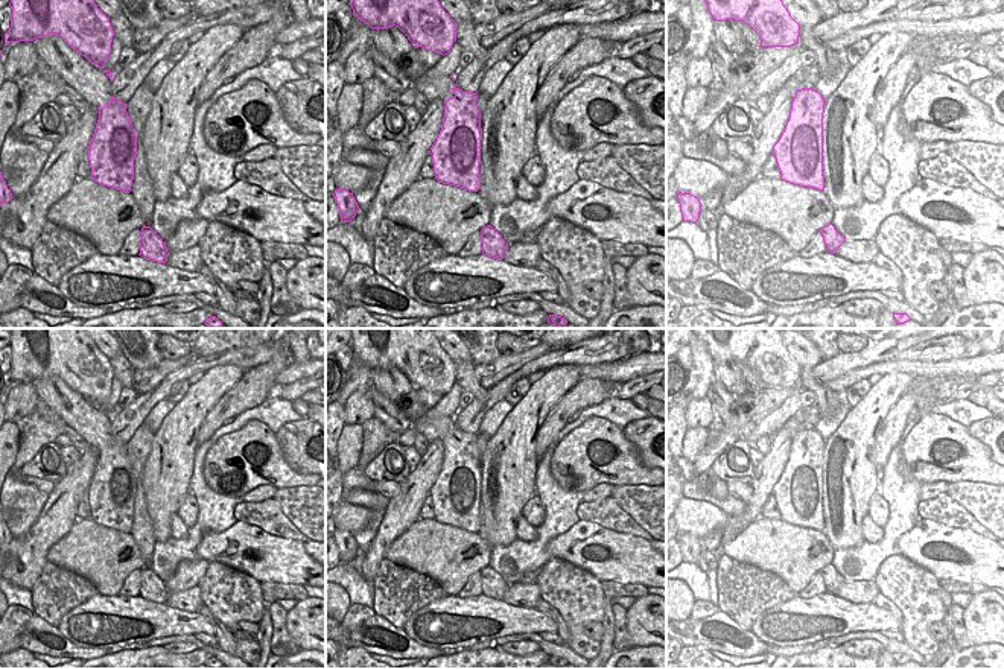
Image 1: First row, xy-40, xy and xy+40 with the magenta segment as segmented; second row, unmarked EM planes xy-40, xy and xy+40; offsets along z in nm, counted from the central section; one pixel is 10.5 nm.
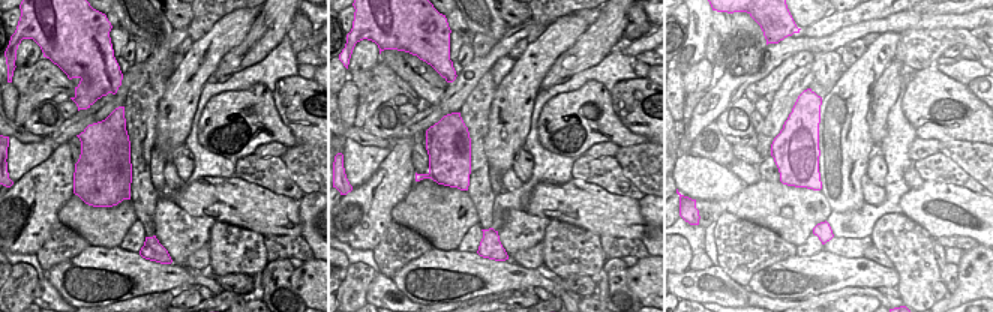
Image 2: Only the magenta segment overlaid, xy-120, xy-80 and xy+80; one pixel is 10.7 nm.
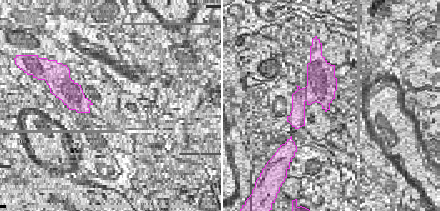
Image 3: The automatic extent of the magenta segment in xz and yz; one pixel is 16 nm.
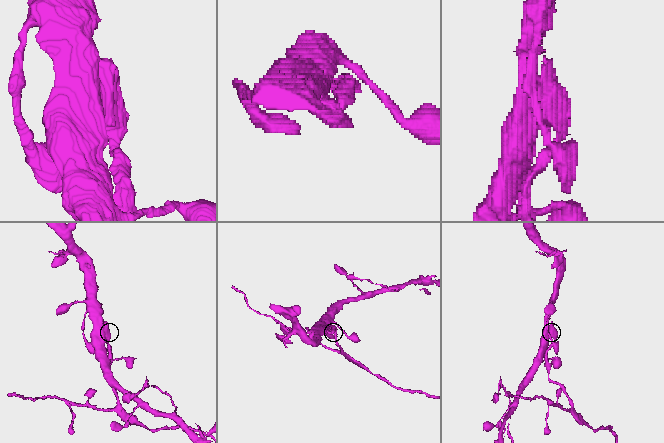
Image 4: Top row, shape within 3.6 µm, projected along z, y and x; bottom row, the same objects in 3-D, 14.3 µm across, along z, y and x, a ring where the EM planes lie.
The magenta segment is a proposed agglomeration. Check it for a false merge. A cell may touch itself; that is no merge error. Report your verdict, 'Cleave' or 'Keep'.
Cleave.

